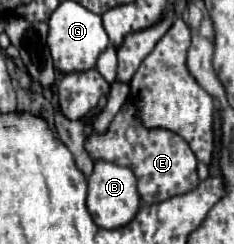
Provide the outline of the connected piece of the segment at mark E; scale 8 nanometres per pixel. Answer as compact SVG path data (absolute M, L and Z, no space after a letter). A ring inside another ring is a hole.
M125 104L119 110L119 114L111 122L107 134L103 134L103 136L91 134L87 138L87 152L91 154L91 158L101 158L101 160L131 168L133 174L137 176L137 190L139 190L143 204L163 202L173 196L181 196L185 192L191 192L199 186L198 160L191 152L189 144L181 136L177 136L169 130L143 128L141 122L137 122L137 118L135 118L133 104Z

